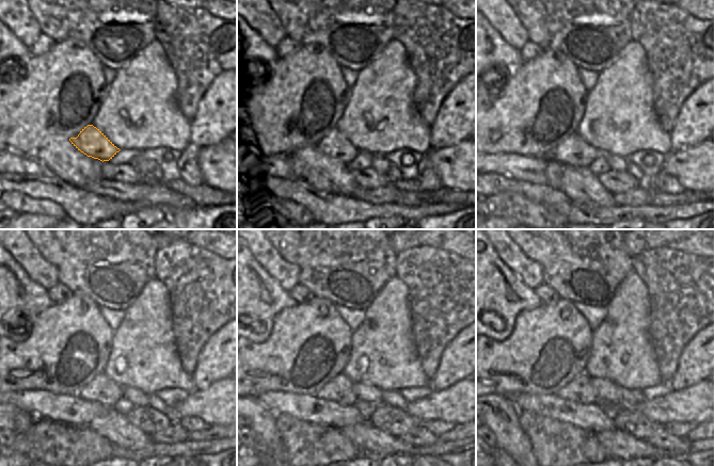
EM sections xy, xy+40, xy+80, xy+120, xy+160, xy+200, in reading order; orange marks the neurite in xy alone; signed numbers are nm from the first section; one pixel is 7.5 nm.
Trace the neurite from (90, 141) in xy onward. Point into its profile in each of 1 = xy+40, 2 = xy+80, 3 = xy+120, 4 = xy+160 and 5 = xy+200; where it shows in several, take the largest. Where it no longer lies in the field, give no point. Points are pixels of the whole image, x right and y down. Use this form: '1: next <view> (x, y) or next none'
1: next xy+40 (335, 145)
2: next xy+80 (574, 150)
3: next xy+120 (101, 389)
4: next xy+160 (342, 389)
5: next xy+200 (580, 389)

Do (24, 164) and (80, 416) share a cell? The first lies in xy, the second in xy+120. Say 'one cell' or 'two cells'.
one cell

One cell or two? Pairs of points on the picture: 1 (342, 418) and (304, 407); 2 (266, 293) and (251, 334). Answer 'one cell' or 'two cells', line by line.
1: one cell
2: one cell

